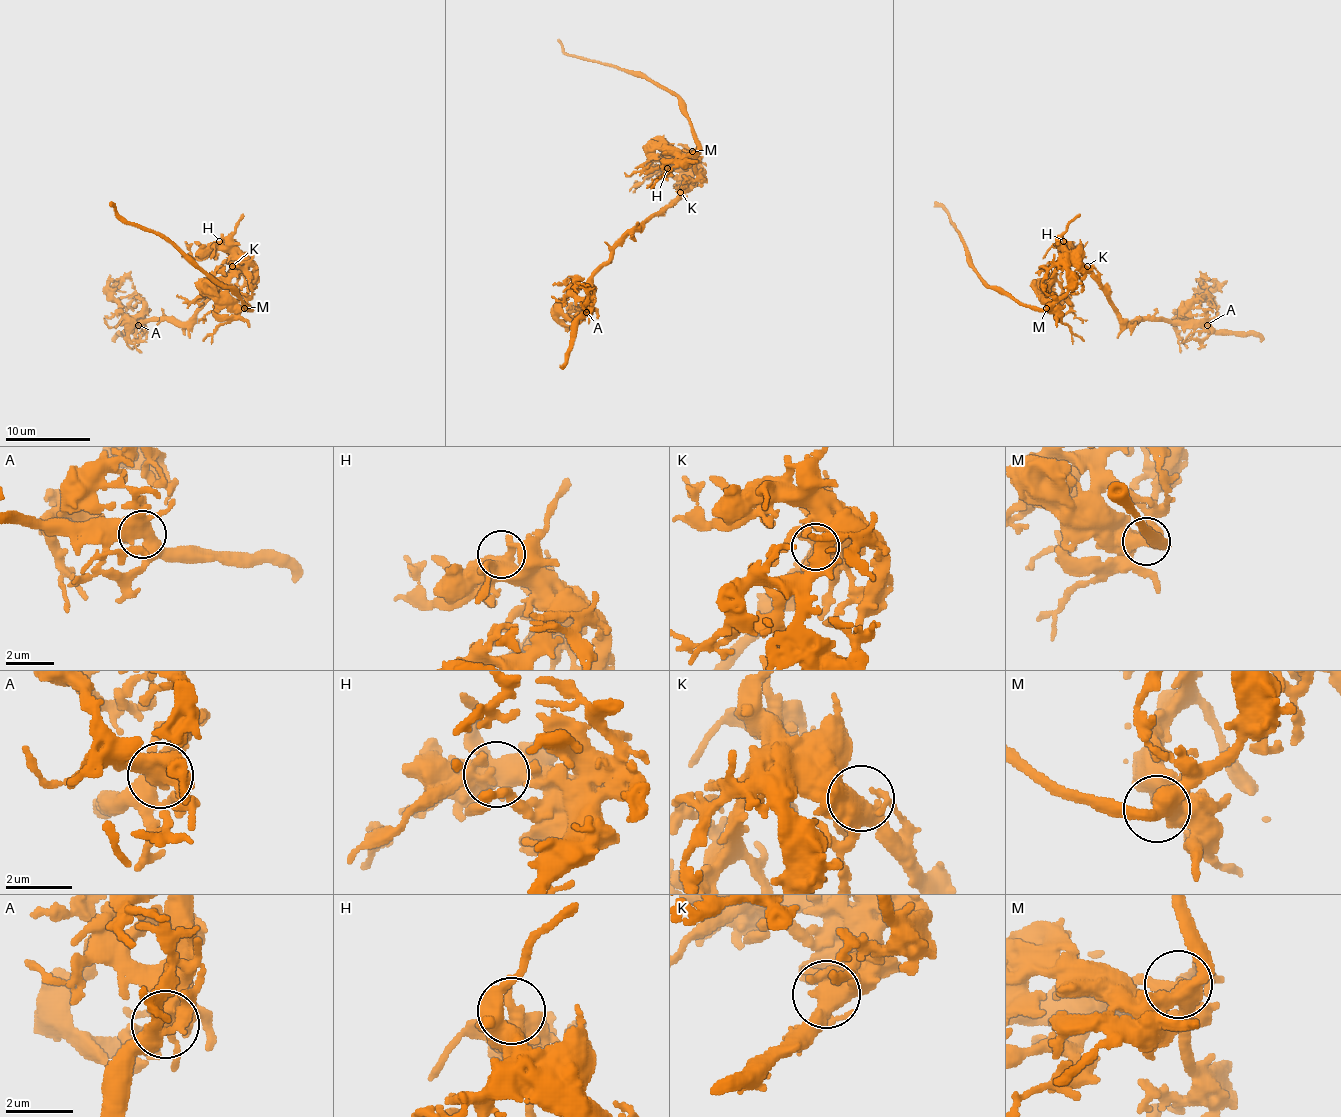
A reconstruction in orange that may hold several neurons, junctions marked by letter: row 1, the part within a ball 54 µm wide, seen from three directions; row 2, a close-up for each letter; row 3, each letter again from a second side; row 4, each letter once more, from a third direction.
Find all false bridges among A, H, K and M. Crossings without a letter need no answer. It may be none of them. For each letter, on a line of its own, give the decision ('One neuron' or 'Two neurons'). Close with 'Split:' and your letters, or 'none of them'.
A: One neuron
H: One neuron
K: One neuron
M: One neuron
Split: none of them

